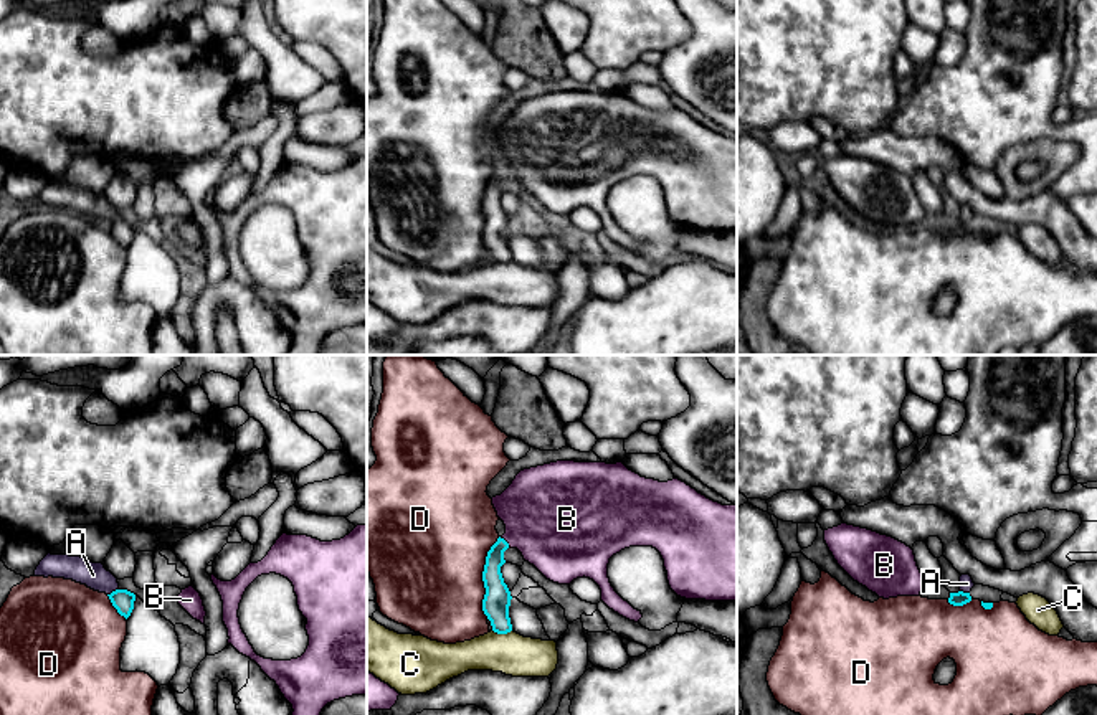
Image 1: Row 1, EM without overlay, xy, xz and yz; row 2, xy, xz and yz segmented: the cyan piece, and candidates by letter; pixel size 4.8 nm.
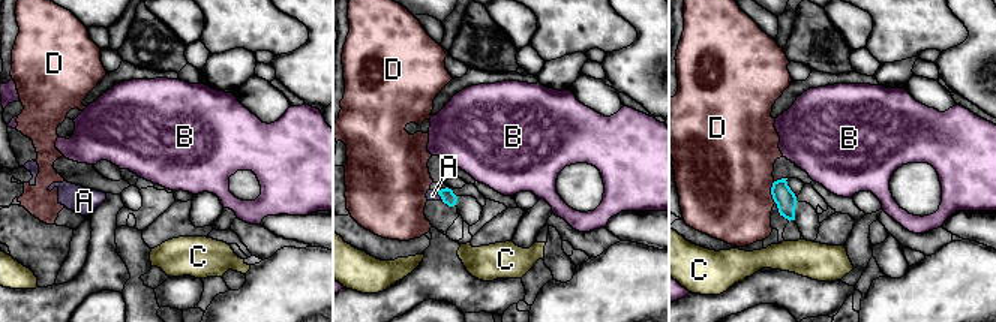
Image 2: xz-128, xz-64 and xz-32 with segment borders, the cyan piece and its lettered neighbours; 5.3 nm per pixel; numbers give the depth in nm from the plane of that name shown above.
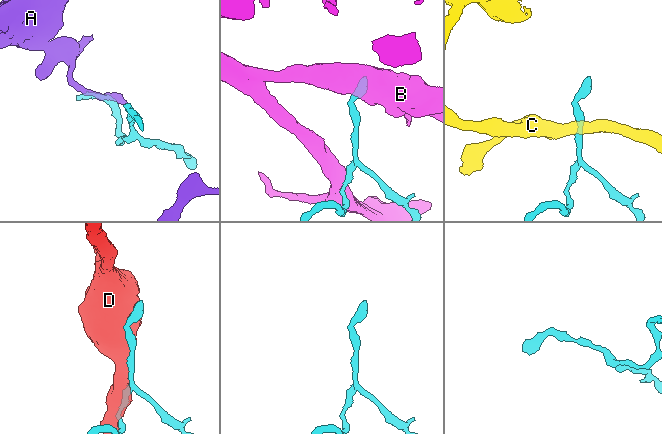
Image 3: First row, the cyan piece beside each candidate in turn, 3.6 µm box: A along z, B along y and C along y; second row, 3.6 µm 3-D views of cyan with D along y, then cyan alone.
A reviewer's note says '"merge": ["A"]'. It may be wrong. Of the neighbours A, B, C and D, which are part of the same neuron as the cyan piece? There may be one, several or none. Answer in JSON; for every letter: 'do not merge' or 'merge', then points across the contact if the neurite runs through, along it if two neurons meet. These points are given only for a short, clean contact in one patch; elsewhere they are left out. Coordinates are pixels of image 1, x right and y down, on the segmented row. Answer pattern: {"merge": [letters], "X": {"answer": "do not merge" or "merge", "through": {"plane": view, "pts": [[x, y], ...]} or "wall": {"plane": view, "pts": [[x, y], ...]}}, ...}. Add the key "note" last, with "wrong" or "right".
{"merge": ["A"], "A": {"answer": "merge", "through": {"plane": "xy", "pts": [[123, 600], [113, 591], [93, 575]]}}, "B": {"answer": "do not merge"}, "C": {"answer": "do not merge", "wall": {"plane": "xz", "pts": [[493, 629], [498, 633], [511, 631]]}}, "D": {"answer": "do not merge"}, "note": "right"}

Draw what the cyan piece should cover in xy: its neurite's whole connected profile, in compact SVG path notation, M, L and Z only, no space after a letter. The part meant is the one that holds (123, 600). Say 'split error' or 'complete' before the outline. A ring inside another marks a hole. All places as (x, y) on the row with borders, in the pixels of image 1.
split error | M48 553L36 566L35 576L73 580L94 591L106 593L112 606L126 619L134 609L135 594L121 590L117 578L102 563L93 563L81 556Z

